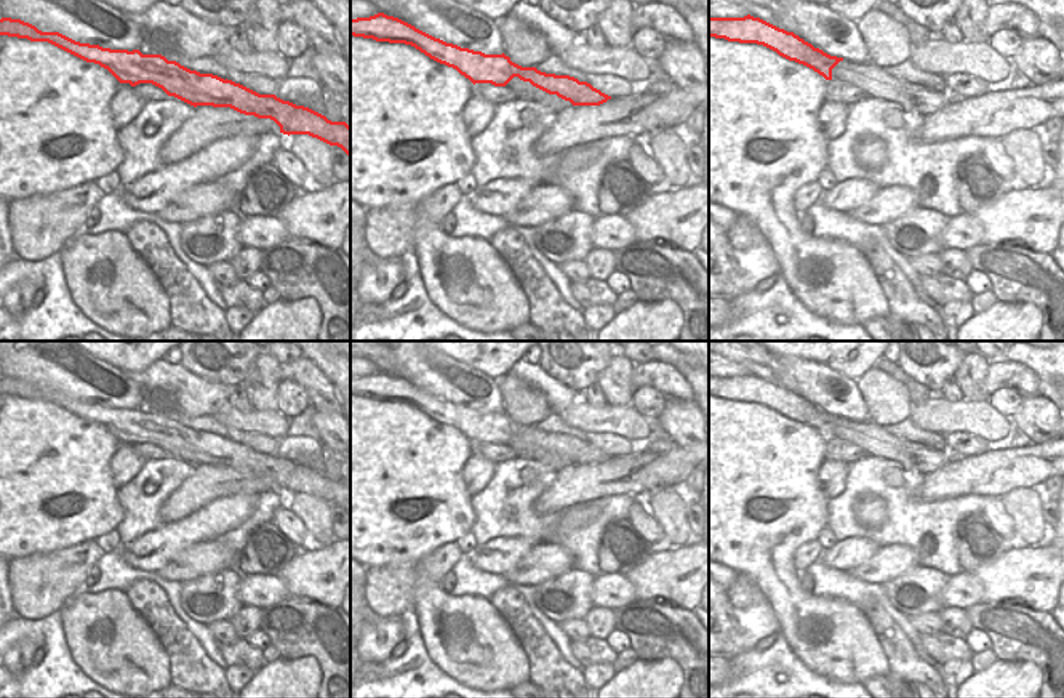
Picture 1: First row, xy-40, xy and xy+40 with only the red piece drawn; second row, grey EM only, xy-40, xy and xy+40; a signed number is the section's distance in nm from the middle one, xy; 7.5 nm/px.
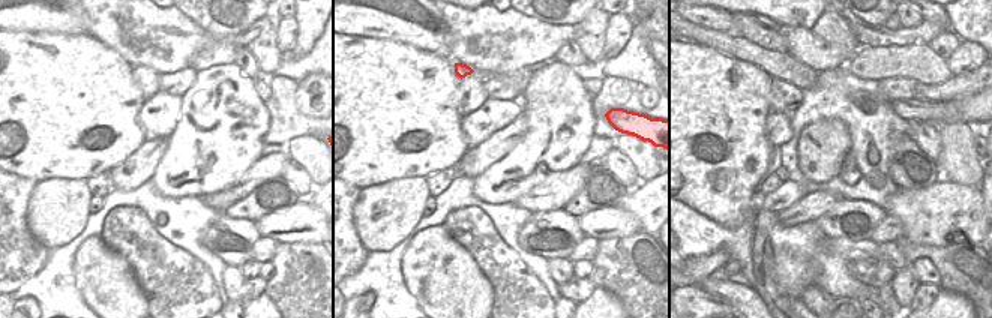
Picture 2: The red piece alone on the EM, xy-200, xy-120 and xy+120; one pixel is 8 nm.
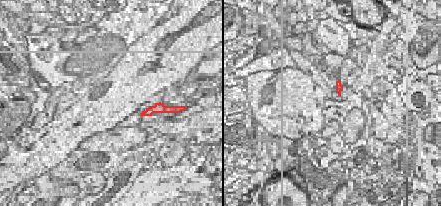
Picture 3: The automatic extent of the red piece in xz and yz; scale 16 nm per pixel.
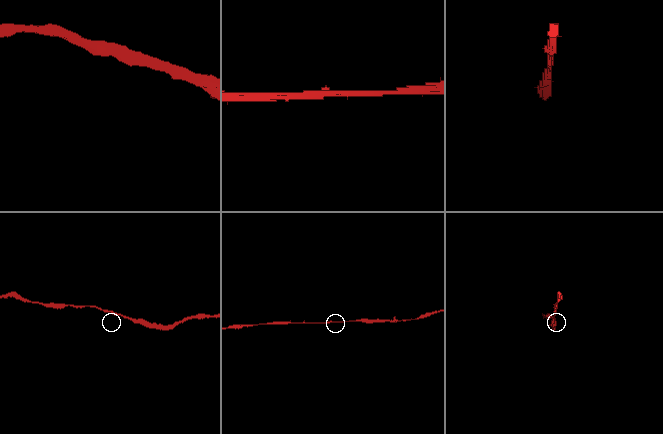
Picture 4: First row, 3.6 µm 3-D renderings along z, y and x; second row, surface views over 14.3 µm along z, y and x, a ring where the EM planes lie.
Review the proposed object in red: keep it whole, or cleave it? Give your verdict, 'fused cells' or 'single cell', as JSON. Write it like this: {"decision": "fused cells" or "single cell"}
{"decision": "single cell"}

